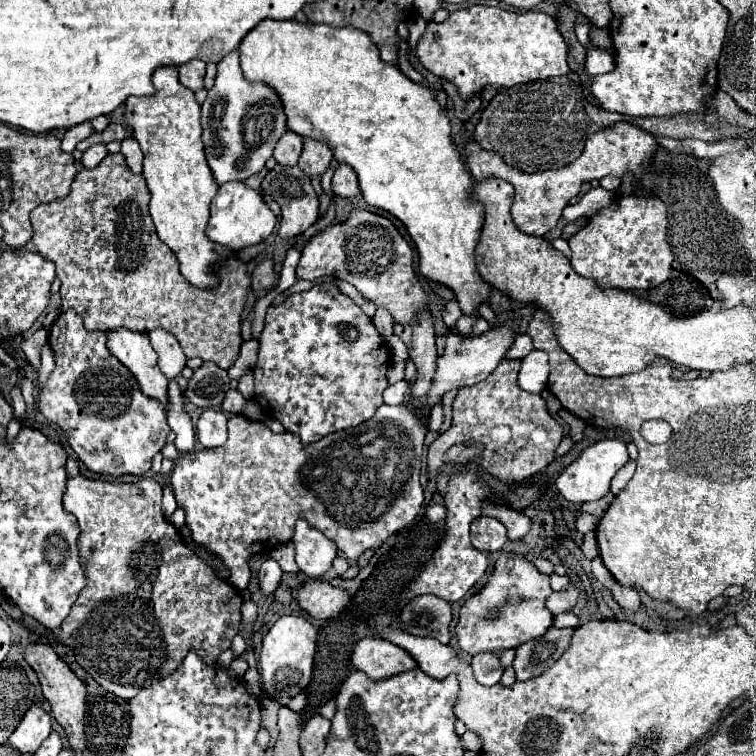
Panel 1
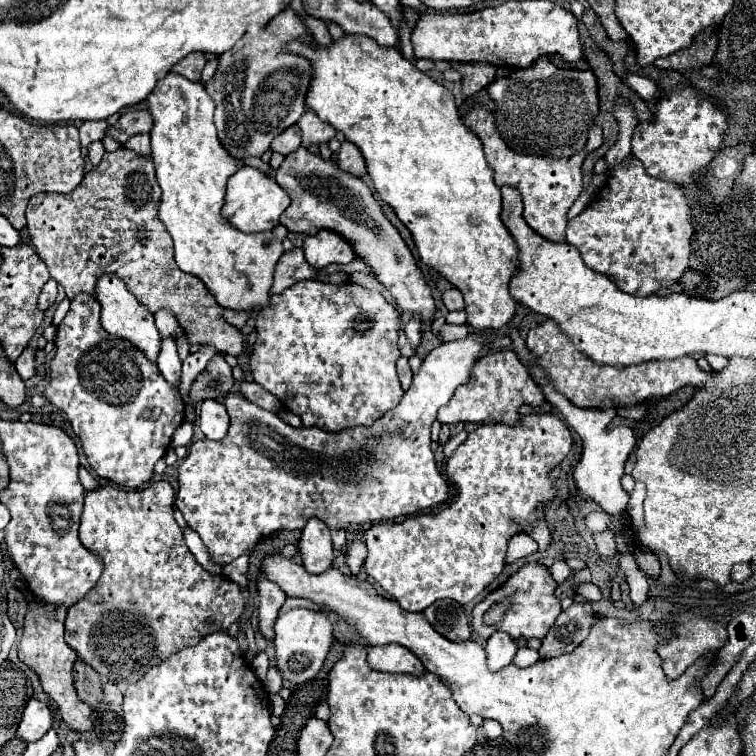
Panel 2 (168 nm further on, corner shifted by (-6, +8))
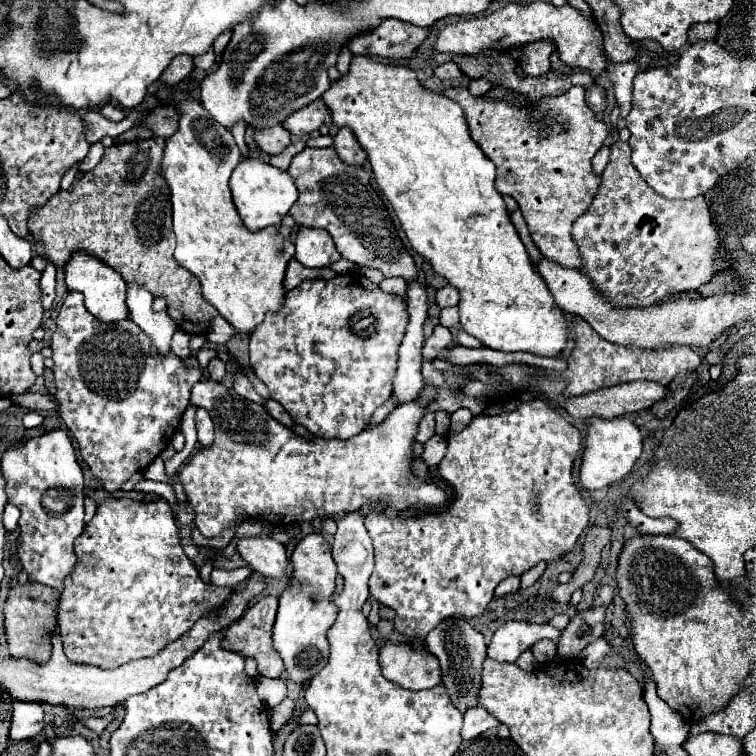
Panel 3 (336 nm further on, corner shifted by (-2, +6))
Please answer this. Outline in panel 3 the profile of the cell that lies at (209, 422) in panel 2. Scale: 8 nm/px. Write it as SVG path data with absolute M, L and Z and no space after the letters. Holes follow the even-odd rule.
M199 407L195 413L195 421L197 421L197 441L203 447L209 447L213 443L213 421L209 413Z

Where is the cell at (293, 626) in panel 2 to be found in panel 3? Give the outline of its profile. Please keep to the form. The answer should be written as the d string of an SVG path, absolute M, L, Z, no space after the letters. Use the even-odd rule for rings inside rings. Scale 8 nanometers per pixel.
M311 533L303 537L291 555L291 575L287 587L279 597L277 621L273 627L273 645L279 651L285 673L295 683L309 681L317 671L321 671L329 659L327 631L335 623L337 605L331 601L335 593L337 565L331 557L331 545L321 533Z

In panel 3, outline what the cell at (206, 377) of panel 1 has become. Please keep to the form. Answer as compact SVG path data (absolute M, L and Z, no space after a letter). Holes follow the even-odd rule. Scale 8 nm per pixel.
M211 359L209 361L209 365L207 365L207 371L209 371L209 377L213 379L213 381L221 381L223 377L225 377L225 363L221 361L221 359Z

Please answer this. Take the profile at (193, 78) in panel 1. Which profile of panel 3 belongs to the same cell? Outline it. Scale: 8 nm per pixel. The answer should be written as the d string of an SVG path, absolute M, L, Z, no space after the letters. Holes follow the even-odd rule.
M177 55L169 67L163 71L161 79L157 81L157 85L167 85L167 87L175 87L177 83L181 83L183 79L187 79L193 71L193 59L189 55Z

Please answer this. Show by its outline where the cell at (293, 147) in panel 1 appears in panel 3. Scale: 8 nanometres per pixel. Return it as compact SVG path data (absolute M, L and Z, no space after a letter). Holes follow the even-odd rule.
M269 127L269 131L255 131L253 139L263 153L277 155L291 143L291 133L283 127Z

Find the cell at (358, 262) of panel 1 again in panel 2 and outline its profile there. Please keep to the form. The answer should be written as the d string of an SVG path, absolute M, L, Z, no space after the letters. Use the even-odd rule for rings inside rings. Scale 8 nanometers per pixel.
M321 229L317 235L309 235L303 245L305 259L313 269L323 269L333 263L347 265L357 257L353 245L335 231Z

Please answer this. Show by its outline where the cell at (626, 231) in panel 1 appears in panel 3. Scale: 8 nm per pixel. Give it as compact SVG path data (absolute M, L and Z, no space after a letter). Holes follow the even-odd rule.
M617 141L611 145L611 161L603 171L601 189L587 213L573 223L573 239L585 261L581 271L593 279L599 293L621 307L649 307L669 295L697 289L703 283L709 283L717 271L733 263L733 257L721 247L703 197L665 199L657 195L641 175L637 175L637 169L631 163L629 141Z

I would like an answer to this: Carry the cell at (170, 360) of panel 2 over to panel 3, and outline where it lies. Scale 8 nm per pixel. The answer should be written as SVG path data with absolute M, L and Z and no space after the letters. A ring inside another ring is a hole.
M127 283L127 299L129 317L151 337L153 345L159 349L161 355L167 355L171 349L171 337L177 329L173 319L165 311L153 311L153 295L145 291L145 287Z

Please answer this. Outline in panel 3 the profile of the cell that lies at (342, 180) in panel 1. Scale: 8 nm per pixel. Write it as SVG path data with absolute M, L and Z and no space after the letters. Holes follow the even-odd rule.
M349 127L339 129L339 133L333 137L333 147L337 155L347 163L347 165L363 165L367 159L367 153L363 147L357 143L353 131Z

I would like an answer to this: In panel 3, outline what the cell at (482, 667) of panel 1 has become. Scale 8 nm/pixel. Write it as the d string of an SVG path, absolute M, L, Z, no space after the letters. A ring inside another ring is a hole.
M509 621L493 633L491 643L487 647L487 655L501 663L515 663L517 657L523 651L531 649L537 641L551 639L557 643L559 637L561 637L561 631L547 623L537 625L527 621Z

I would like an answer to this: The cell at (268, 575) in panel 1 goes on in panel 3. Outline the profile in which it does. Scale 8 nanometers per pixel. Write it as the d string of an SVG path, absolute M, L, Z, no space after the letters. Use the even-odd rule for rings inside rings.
M265 597L265 599L257 601L255 605L251 605L247 609L247 613L241 617L241 621L229 625L223 635L223 641L221 641L221 647L225 647L227 651L237 651L243 657L253 657L257 661L257 671L271 679L279 679L281 673L285 671L283 661L277 655L273 641L271 641L275 615L277 615L277 597Z

